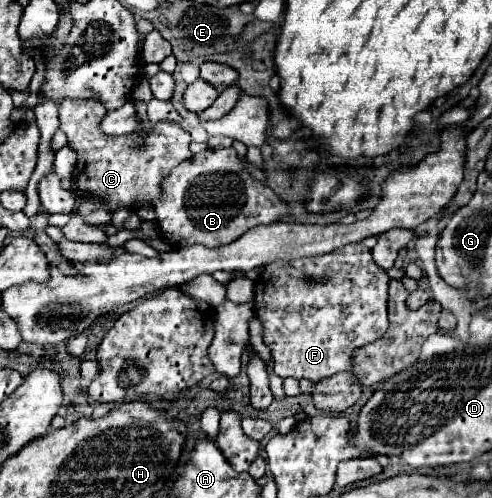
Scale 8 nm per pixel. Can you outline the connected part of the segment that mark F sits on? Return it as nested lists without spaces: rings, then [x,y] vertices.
[[[353,243],[353,245],[345,245],[343,249],[325,253],[323,257],[305,257],[305,259],[293,259],[293,261],[275,261],[263,267],[259,279],[255,281],[255,317],[261,321],[263,325],[263,343],[271,349],[271,357],[273,357],[273,369],[275,375],[279,375],[281,379],[285,377],[293,377],[293,379],[309,379],[309,381],[323,381],[335,373],[343,373],[343,371],[351,371],[353,369],[353,351],[369,345],[373,341],[377,341],[379,337],[385,335],[387,331],[387,287],[389,287],[389,275],[385,269],[381,269],[373,257],[371,251],[367,247],[363,247],[361,243]]]

